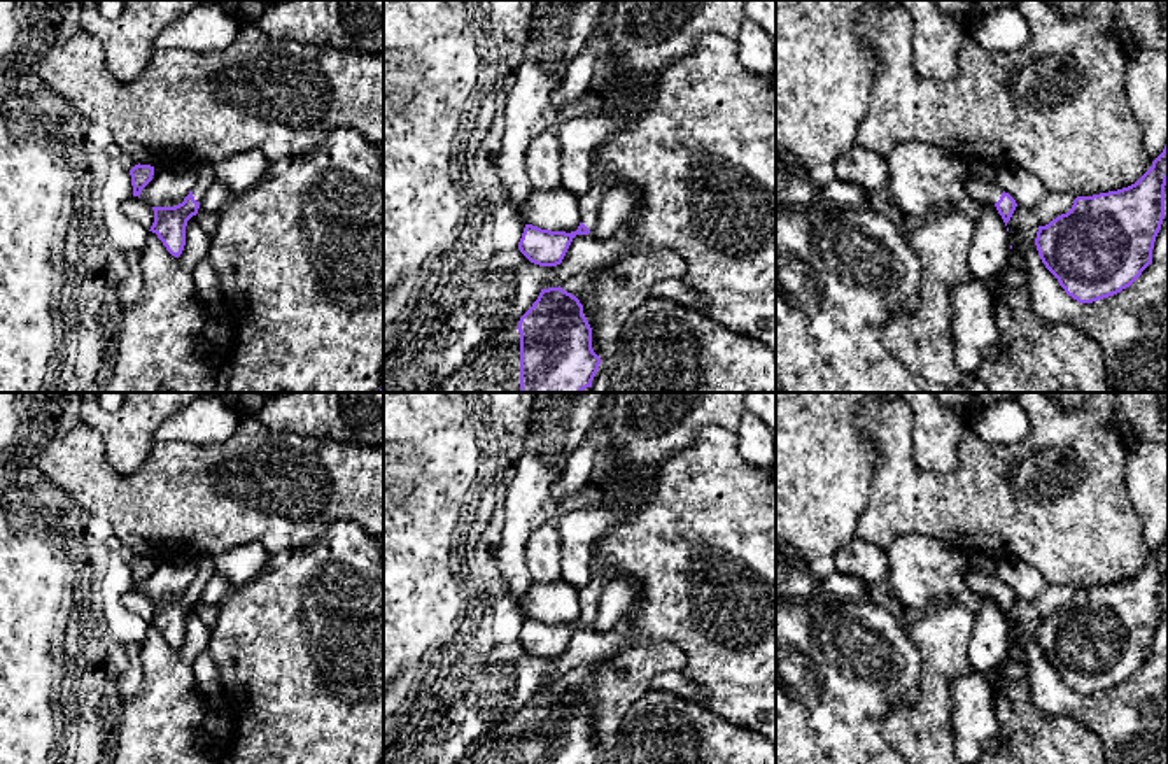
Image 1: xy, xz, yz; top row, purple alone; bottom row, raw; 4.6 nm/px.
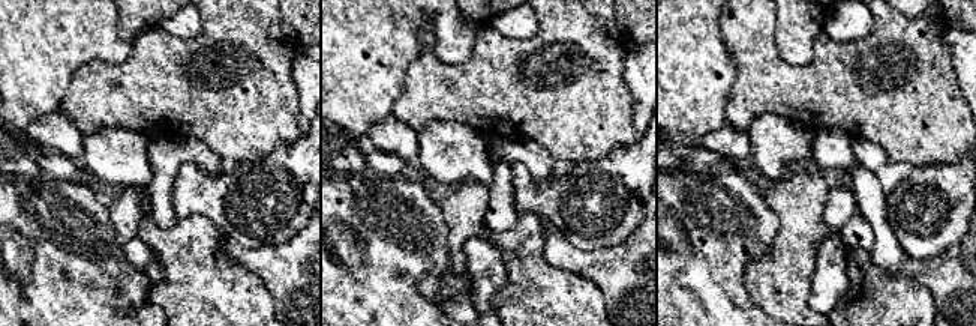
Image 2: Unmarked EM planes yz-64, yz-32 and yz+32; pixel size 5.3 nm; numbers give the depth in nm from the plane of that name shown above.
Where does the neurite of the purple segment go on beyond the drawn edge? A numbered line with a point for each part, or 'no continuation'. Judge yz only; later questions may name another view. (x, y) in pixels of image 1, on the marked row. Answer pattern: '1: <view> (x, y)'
1: yz (979, 179)

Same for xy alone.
1: xy (205, 179)

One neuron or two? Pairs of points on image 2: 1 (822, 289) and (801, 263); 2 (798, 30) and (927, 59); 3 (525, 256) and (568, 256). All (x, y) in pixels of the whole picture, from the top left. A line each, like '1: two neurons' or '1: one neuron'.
1: two neurons
2: two neurons
3: two neurons

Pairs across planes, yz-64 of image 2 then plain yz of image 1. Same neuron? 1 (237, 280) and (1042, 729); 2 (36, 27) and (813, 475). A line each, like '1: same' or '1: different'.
1: same
2: same

